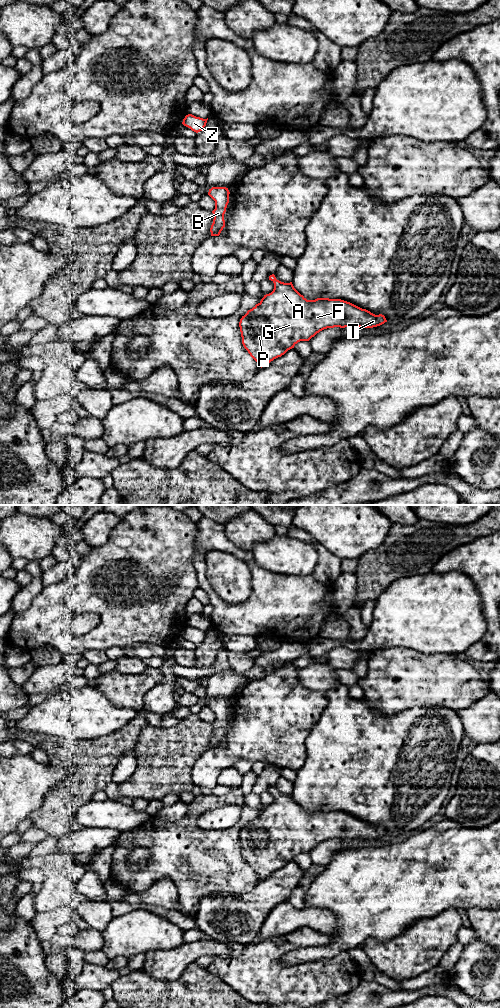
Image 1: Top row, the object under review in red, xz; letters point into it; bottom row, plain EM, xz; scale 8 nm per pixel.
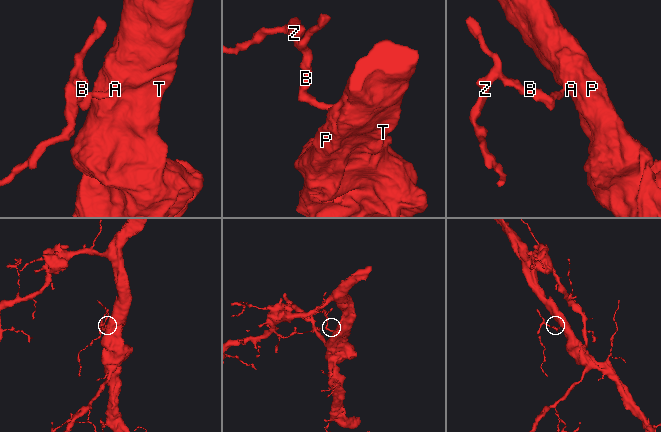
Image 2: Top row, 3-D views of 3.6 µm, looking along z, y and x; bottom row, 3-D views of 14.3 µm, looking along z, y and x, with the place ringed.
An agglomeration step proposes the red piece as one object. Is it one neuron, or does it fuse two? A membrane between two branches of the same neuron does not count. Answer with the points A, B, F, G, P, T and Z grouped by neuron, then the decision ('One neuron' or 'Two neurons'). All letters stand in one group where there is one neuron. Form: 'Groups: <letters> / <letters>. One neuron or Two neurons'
Groups: A B F G P T Z. One neuron

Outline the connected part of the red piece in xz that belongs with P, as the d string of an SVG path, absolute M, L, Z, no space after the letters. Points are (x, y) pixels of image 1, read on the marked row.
M269 276L274 283L271 293L242 316L239 322L242 344L250 356L262 368L274 359L281 357L300 341L309 341L320 331L334 327L373 328L387 322L384 315L375 315L350 302L341 299L317 298L307 300L293 286Z

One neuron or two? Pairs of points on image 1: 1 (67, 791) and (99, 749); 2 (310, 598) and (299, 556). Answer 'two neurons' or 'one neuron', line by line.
1: one neuron
2: two neurons

